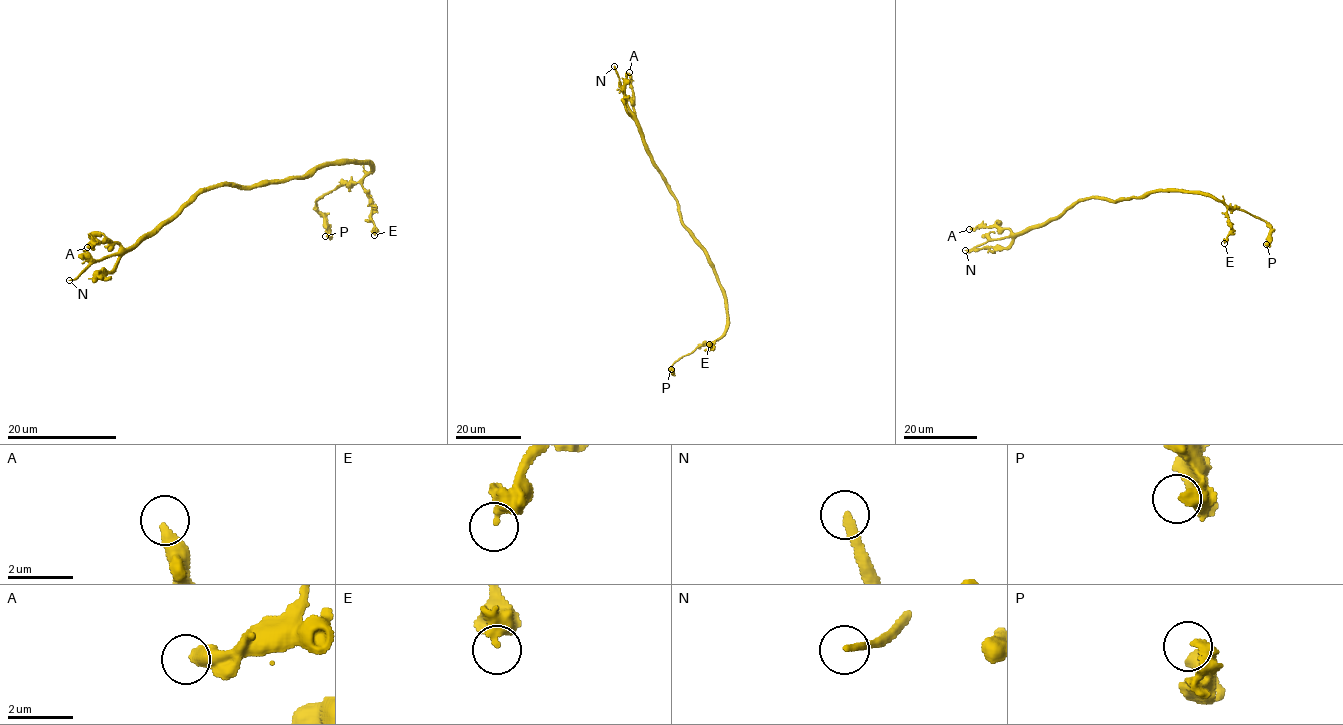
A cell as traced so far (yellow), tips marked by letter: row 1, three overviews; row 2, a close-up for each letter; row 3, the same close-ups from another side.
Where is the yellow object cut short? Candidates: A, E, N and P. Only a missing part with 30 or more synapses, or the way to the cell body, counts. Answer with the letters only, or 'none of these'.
N

